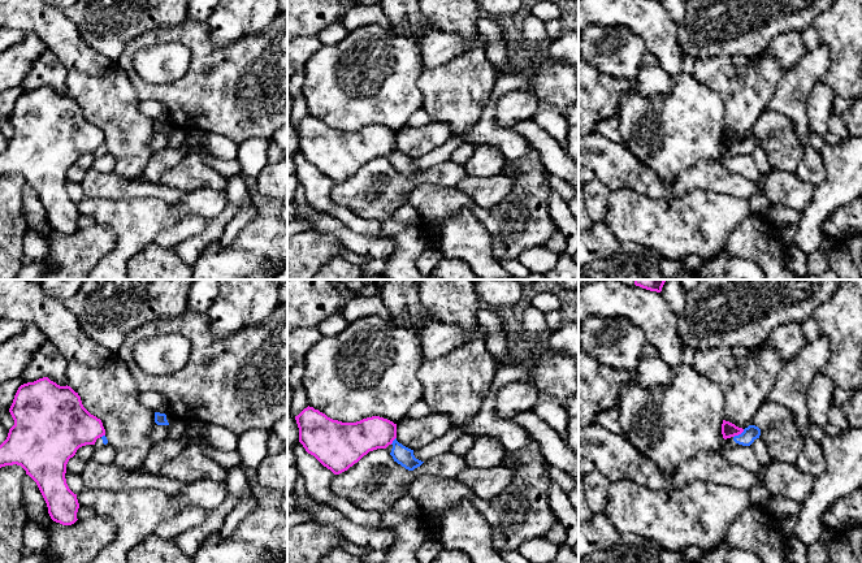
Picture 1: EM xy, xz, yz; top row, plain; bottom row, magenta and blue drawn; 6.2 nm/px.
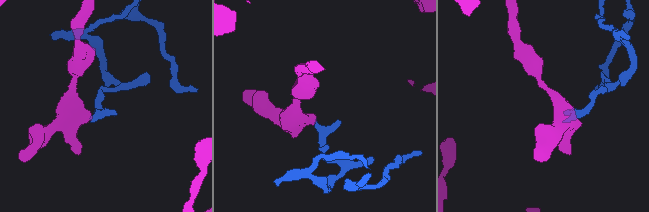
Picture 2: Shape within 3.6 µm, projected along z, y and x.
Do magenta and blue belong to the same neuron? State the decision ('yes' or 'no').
no

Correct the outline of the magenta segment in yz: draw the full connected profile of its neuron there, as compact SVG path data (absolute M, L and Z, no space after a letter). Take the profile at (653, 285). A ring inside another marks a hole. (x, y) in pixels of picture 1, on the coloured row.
M634 280L636 286L657 293L662 291L664 282L664 280Z

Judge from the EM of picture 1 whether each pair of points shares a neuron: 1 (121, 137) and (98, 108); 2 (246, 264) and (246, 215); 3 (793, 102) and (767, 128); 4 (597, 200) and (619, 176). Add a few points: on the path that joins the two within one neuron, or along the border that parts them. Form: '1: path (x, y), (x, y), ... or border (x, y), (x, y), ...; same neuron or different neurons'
1: path (120, 130), (104, 115); same neuron
2: border (264, 209), (225, 246); different neurons
3: border (767, 107), (784, 113), (796, 128), (798, 138); different neurons
4: border (592, 180), (598, 180), (611, 191); different neurons

